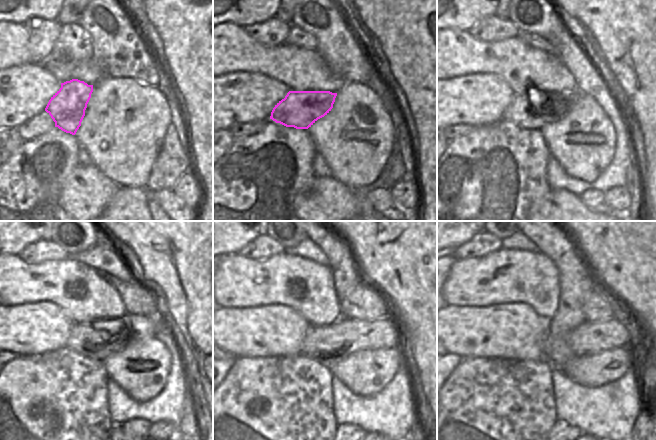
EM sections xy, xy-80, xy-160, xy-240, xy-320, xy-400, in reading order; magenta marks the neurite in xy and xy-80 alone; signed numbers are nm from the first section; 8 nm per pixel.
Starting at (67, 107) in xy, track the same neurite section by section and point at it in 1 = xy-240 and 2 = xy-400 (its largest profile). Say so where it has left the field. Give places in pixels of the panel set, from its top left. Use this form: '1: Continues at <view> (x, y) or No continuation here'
1: Continues at xy-240 (93, 341)
2: Continues at xy-400 (588, 338)

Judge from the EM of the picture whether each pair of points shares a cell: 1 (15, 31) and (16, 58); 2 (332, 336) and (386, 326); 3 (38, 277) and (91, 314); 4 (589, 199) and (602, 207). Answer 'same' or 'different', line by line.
1: same
2: same
3: same
4: same

